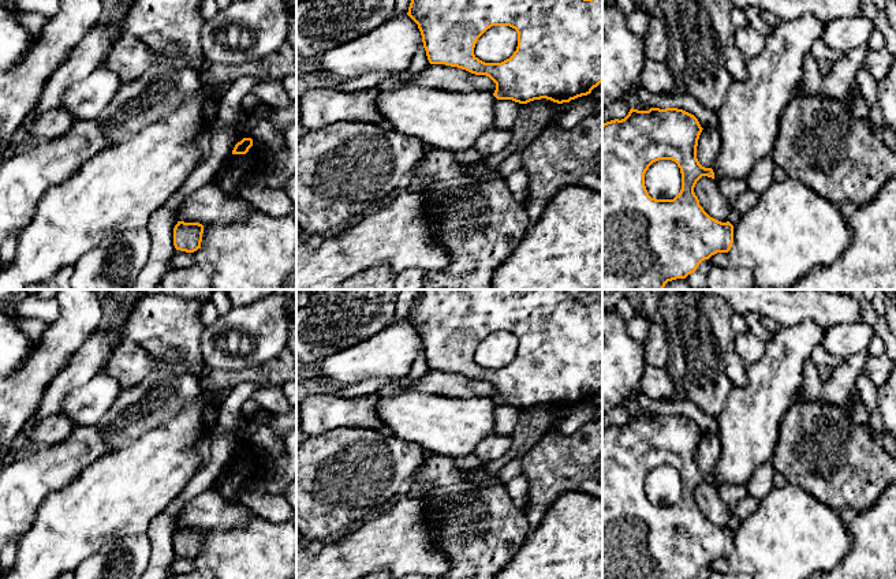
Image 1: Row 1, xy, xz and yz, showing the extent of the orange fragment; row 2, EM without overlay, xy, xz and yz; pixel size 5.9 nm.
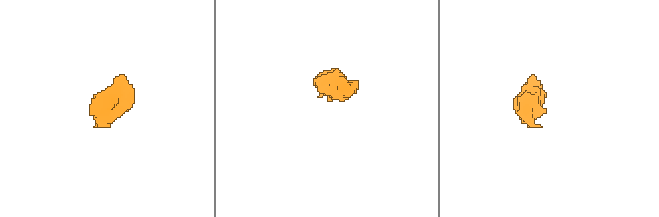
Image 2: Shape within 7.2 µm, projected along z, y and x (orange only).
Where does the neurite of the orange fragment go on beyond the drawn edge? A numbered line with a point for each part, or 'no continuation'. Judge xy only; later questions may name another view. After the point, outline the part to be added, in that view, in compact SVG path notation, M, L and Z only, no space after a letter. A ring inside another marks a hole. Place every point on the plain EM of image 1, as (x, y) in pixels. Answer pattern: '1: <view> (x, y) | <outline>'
no continuation

